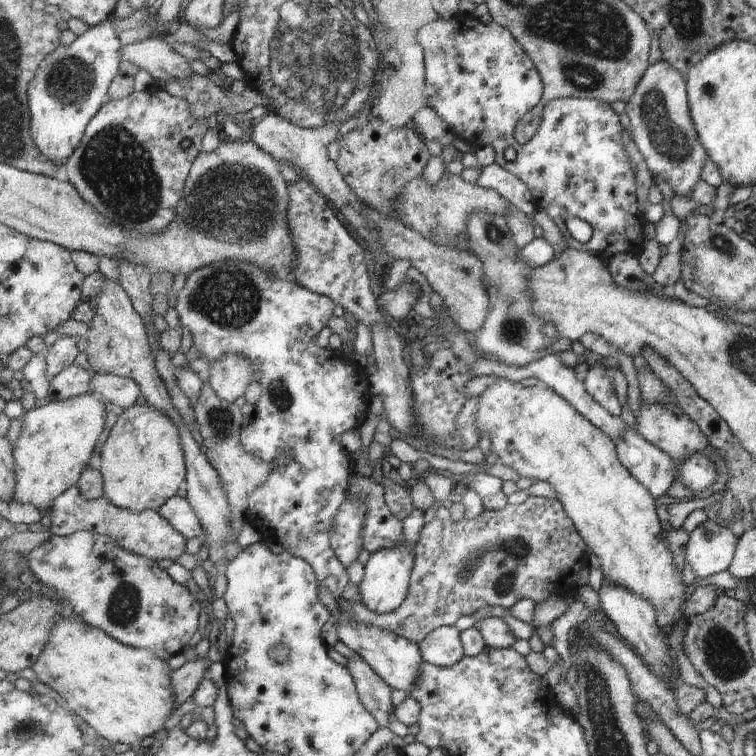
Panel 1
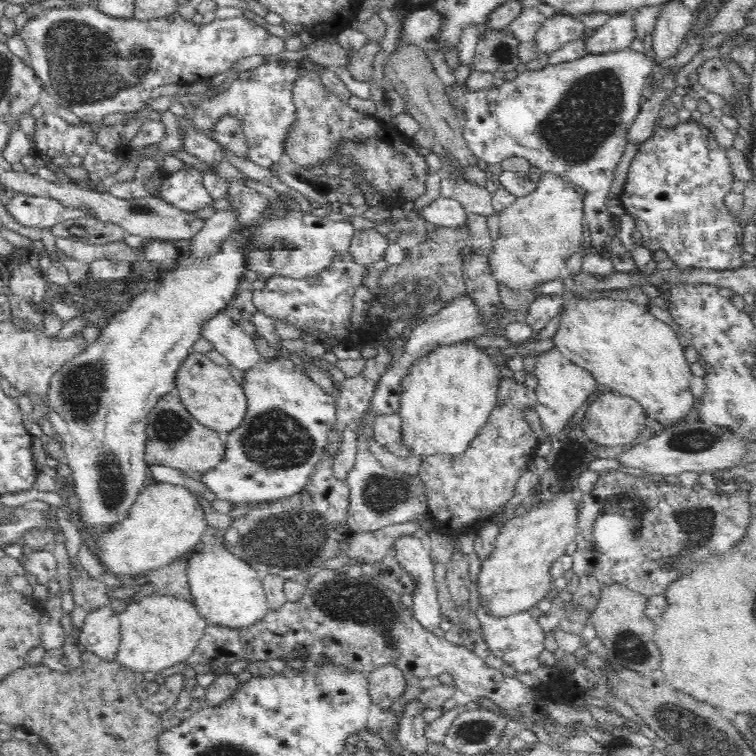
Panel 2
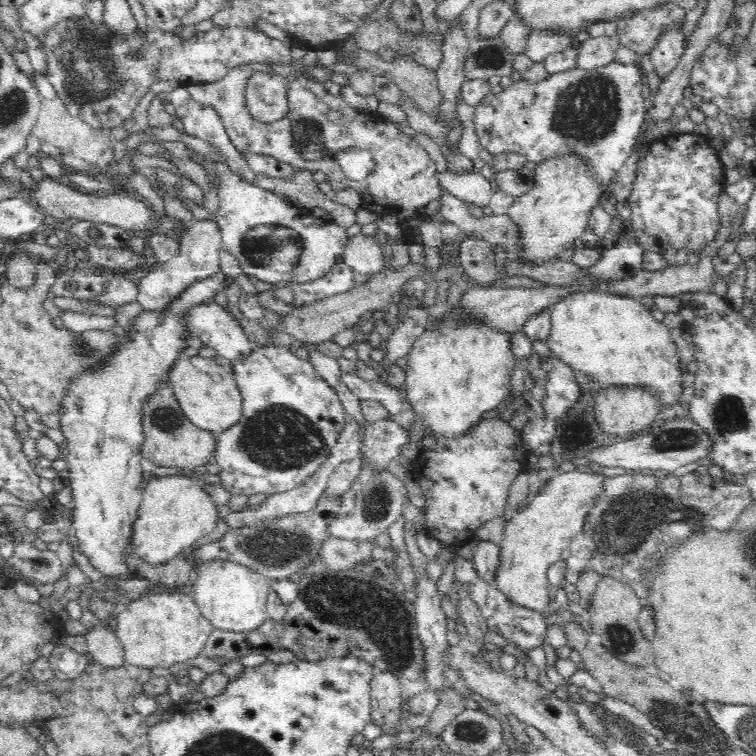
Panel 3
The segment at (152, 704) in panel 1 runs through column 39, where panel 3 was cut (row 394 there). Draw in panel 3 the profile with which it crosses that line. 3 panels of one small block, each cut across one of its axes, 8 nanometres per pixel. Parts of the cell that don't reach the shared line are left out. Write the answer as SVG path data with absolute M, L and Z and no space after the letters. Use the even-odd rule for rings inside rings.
M602 290L578 291L567 297L554 305L551 313L547 344L556 358L591 376L594 384L651 385L659 393L664 408L677 403L683 392L683 382L671 330L652 318L639 298Z

